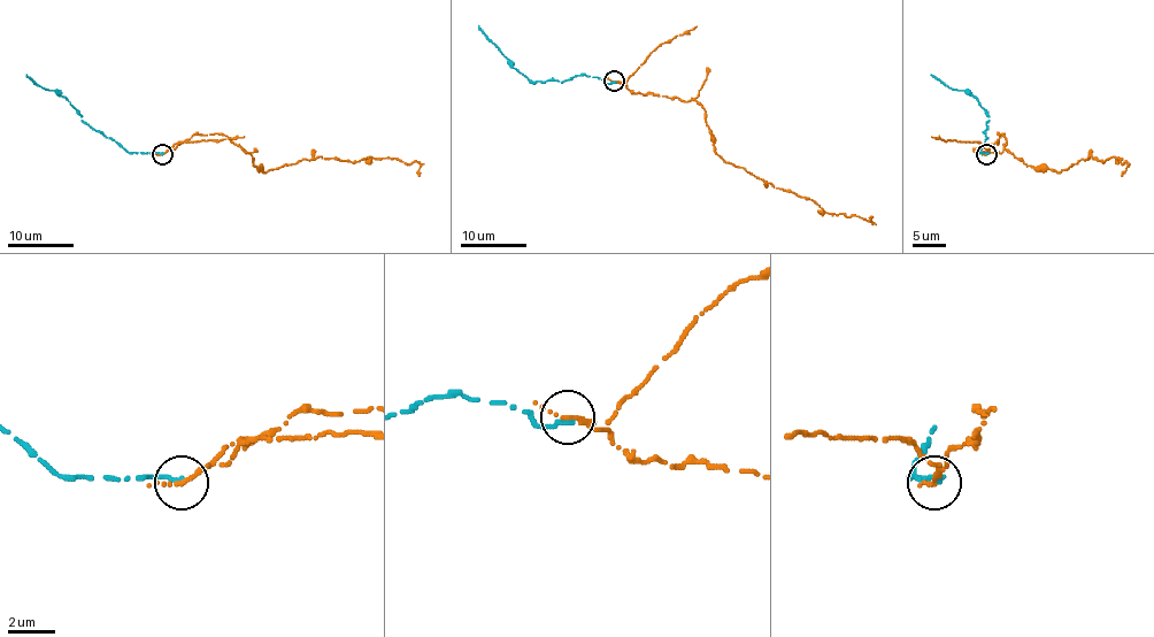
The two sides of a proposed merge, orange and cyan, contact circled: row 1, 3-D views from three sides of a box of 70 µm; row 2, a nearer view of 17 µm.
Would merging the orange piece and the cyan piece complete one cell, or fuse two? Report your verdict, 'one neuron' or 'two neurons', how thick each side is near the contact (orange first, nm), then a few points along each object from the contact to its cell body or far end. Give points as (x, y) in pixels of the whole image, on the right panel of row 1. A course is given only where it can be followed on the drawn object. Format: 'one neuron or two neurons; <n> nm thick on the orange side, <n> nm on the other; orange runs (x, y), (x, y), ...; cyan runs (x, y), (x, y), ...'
one neuron; 260 nm thick on the orange side, 260 nm on the other; orange runs (986, 153), (1004, 133), (1005, 147), (1028, 164), (1061, 171), (1081, 159), (1116, 156), (1128, 167), (1121, 175); cyan runs (986, 153), (979, 152), (986, 137), (989, 114), (971, 94), (945, 85), (930, 74)

